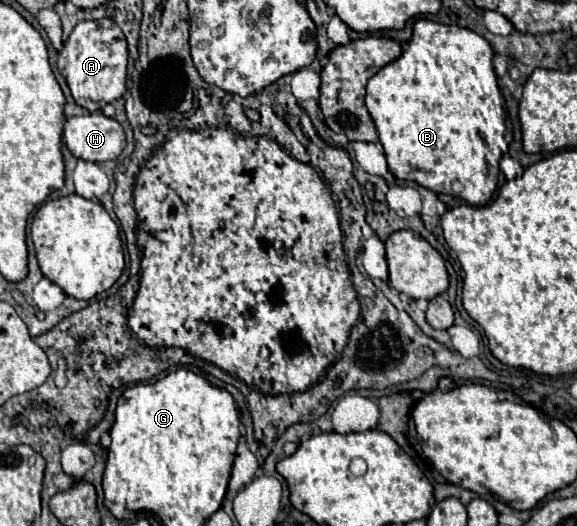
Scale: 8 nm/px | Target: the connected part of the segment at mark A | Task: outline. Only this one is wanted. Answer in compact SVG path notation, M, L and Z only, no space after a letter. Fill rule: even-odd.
M110 18L80 22L58 56L58 70L66 78L70 92L82 108L90 112L102 110L106 104L118 100L126 92L126 64L128 46L122 30Z

